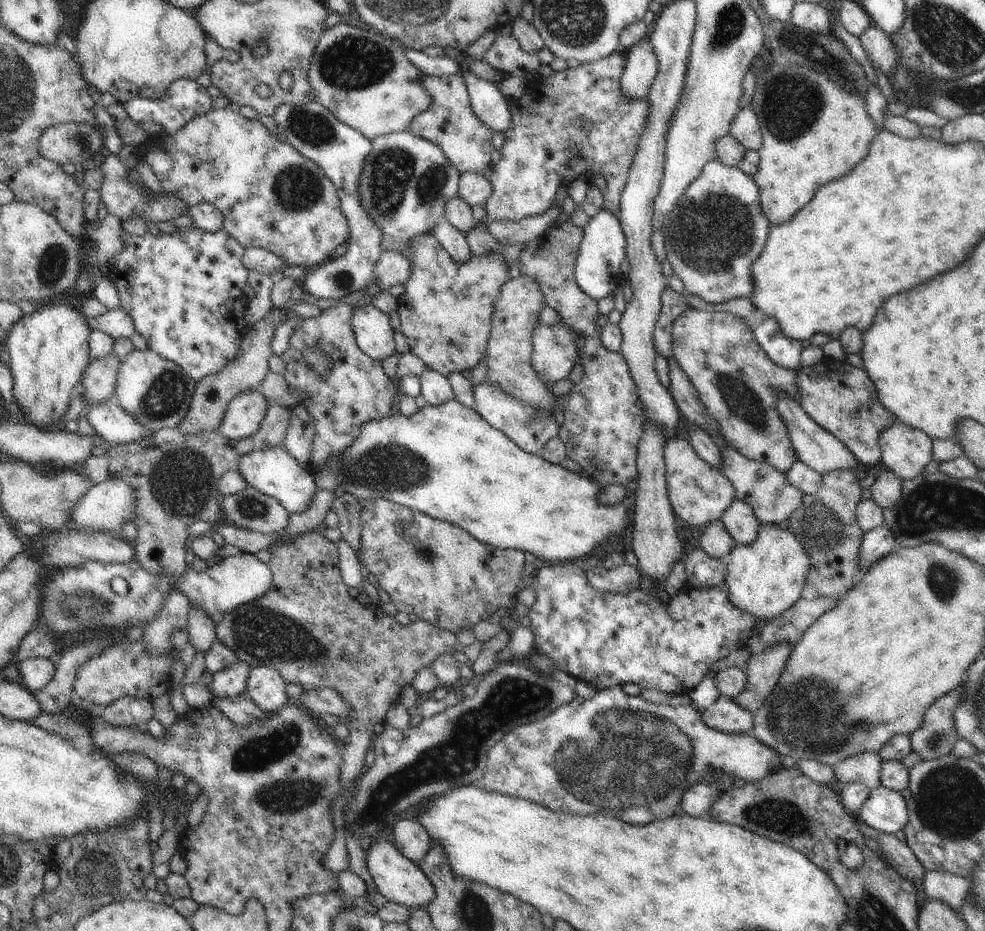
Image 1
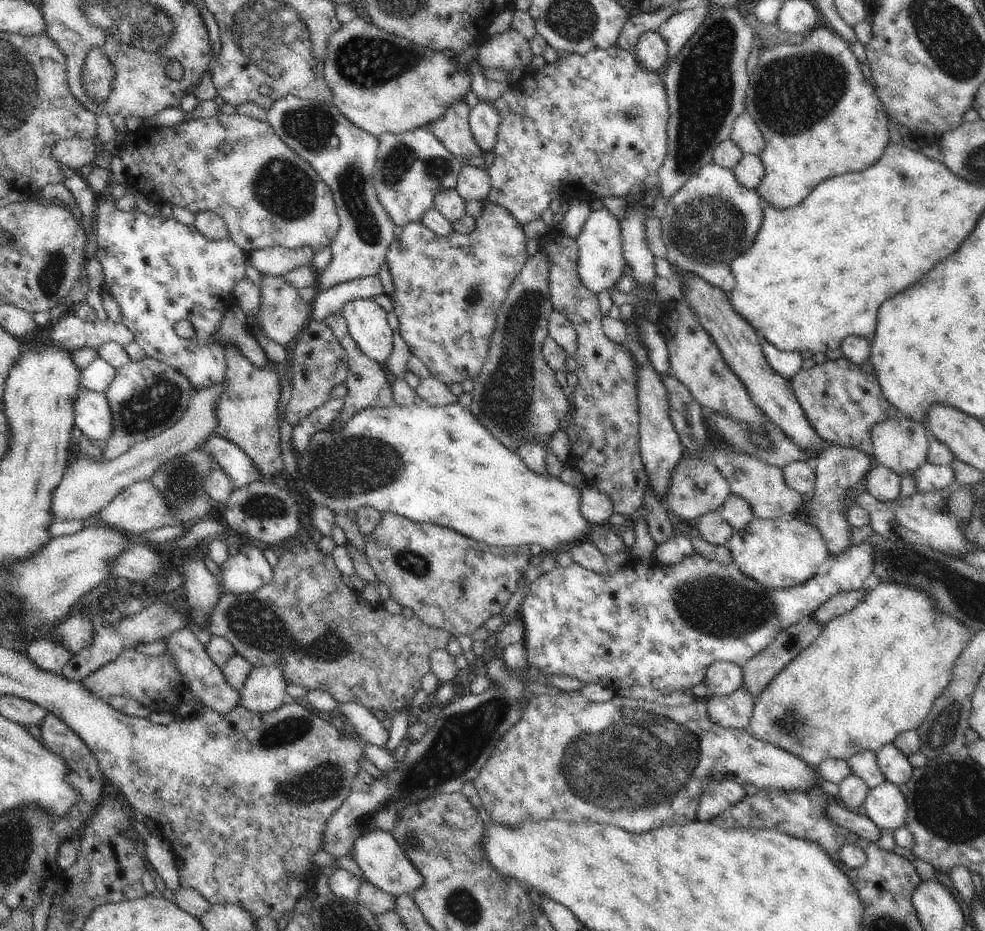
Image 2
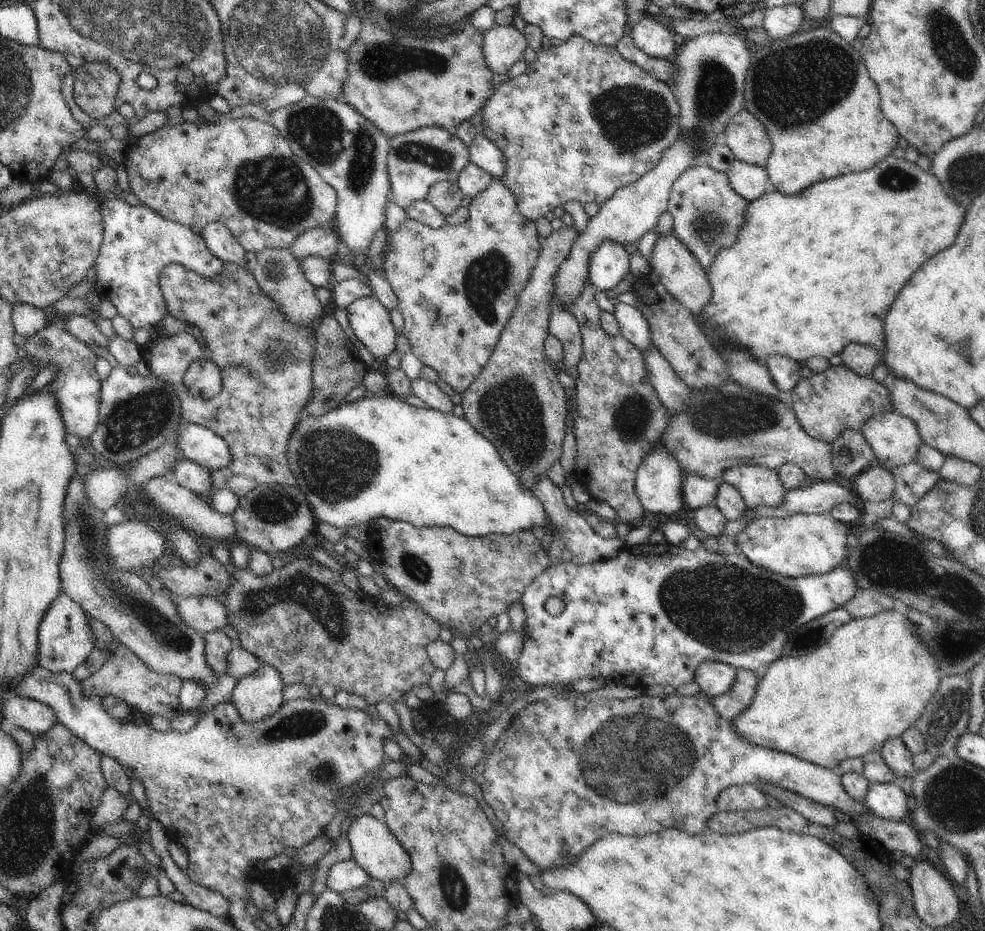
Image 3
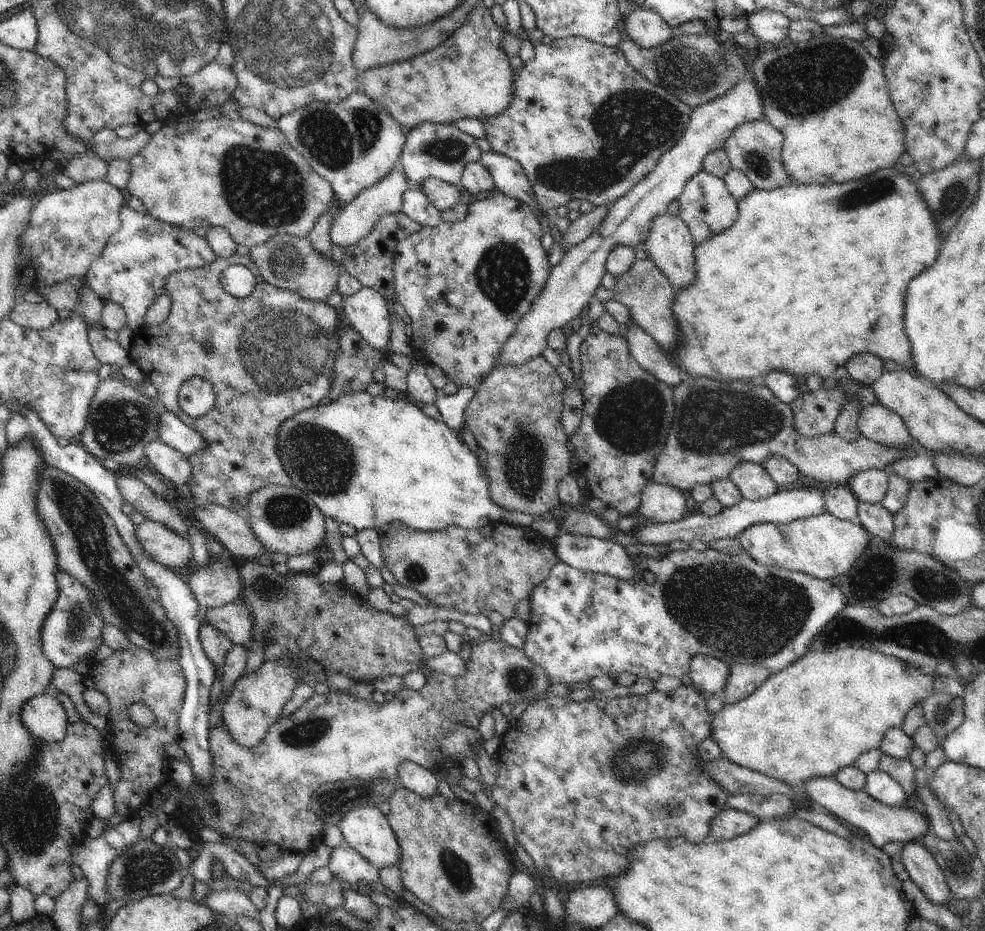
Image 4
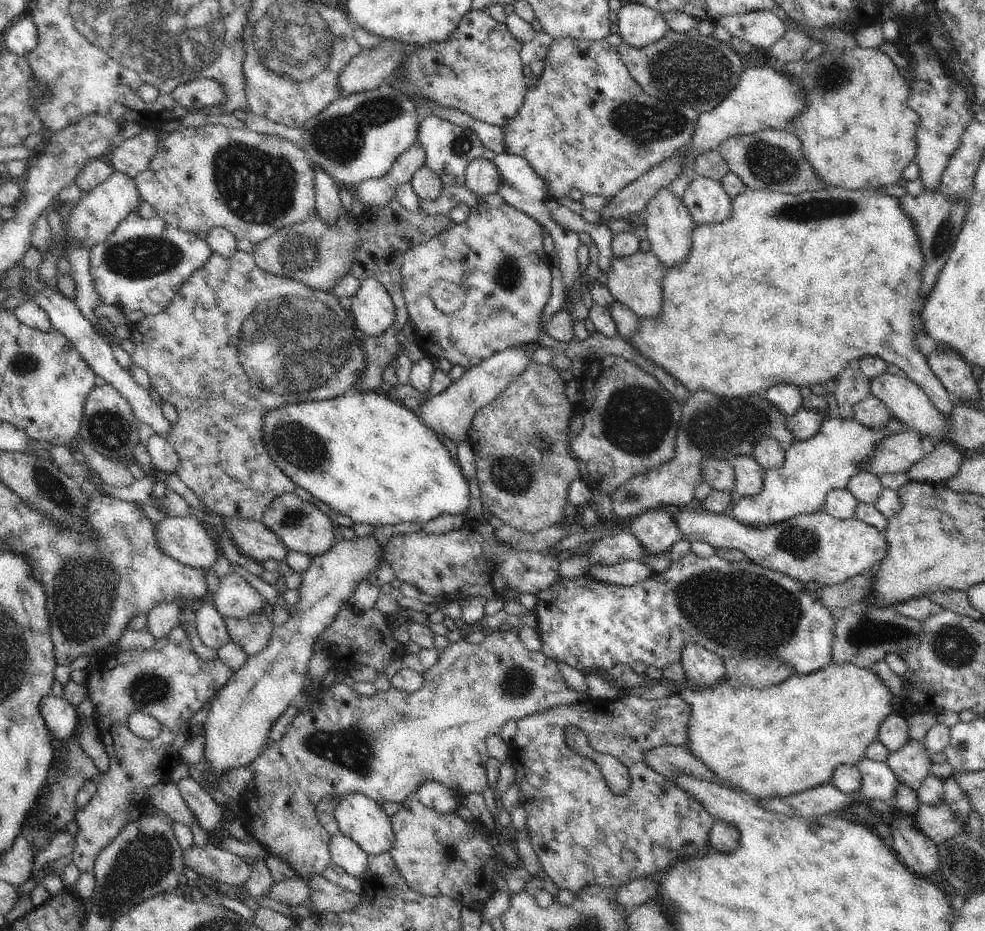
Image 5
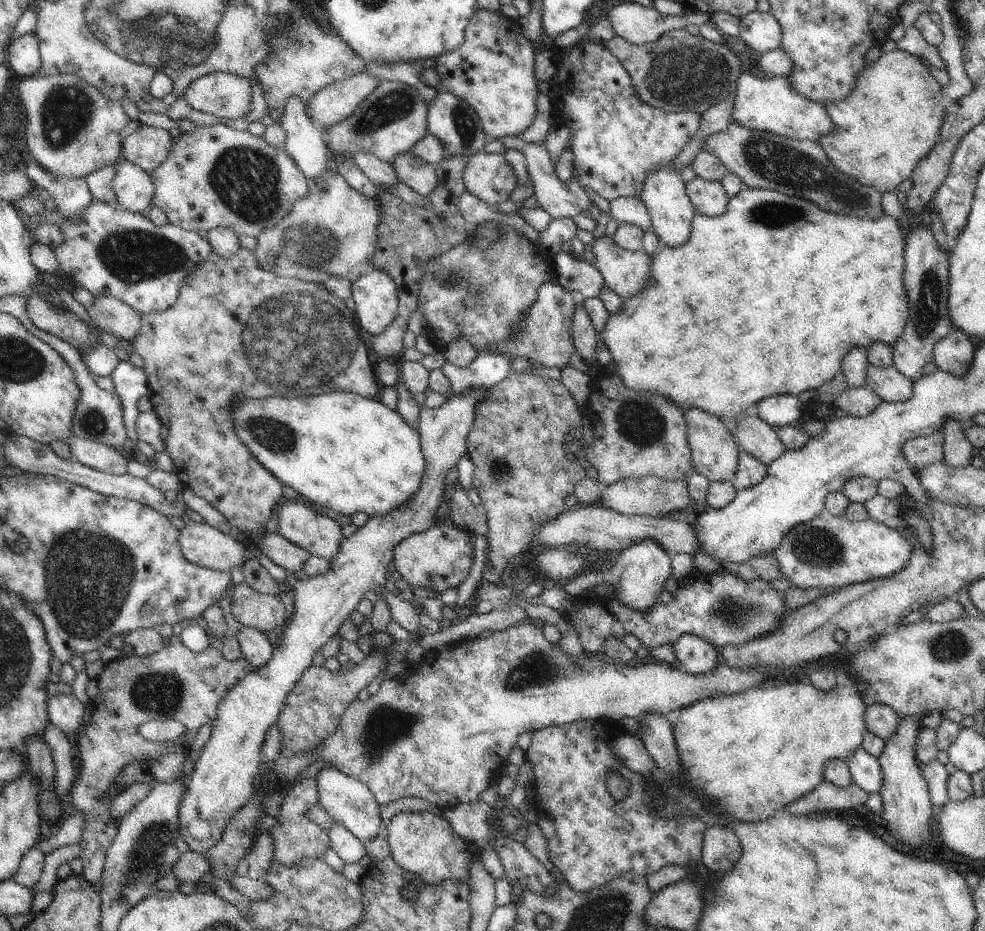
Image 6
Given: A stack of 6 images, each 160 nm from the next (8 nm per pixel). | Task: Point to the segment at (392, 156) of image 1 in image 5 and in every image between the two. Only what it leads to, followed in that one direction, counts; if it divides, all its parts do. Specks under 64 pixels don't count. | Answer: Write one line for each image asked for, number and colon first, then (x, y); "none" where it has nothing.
2: (412, 167)
3: (416, 160)
4: (442, 151)
5: (448, 149)

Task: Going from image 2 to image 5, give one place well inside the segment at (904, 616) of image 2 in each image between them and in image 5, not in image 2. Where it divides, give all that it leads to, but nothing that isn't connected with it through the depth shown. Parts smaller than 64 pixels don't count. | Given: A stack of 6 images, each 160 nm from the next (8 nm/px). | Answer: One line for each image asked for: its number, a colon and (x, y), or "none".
3: (873, 679)
4: (818, 716)
5: (747, 737)

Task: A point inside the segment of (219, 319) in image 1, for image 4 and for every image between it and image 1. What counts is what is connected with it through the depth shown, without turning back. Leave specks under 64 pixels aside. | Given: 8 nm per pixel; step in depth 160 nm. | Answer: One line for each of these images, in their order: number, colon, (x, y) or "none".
2: (160, 271)
3: (138, 243)
4: (133, 269)

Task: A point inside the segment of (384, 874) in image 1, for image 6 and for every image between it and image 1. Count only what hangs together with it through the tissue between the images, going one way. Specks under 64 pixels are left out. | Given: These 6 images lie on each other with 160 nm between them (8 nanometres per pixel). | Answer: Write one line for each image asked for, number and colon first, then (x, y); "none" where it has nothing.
2: (384, 863)
3: (374, 848)
4: (366, 830)
5: (360, 818)
6: (351, 804)

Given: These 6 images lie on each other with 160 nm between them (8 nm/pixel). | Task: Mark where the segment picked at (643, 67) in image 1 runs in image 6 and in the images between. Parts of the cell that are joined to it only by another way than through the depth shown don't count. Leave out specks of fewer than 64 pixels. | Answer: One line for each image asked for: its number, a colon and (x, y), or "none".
2: (651, 50)
3: (655, 40)
4: (645, 27)
5: (640, 26)
6: (639, 25)

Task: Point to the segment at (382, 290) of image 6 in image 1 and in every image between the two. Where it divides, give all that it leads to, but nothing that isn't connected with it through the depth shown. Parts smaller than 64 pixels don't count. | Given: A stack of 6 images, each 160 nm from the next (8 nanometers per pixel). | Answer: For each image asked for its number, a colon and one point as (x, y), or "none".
1: (373, 333)
2: (366, 321)
3: (371, 322)
4: (367, 311)
5: (372, 308)

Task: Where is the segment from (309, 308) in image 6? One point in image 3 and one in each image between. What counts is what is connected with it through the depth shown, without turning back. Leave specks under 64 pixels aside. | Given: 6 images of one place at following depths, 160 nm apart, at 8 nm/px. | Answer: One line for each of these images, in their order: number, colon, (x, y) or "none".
3: (265, 362)
4: (272, 354)
5: (235, 342)

